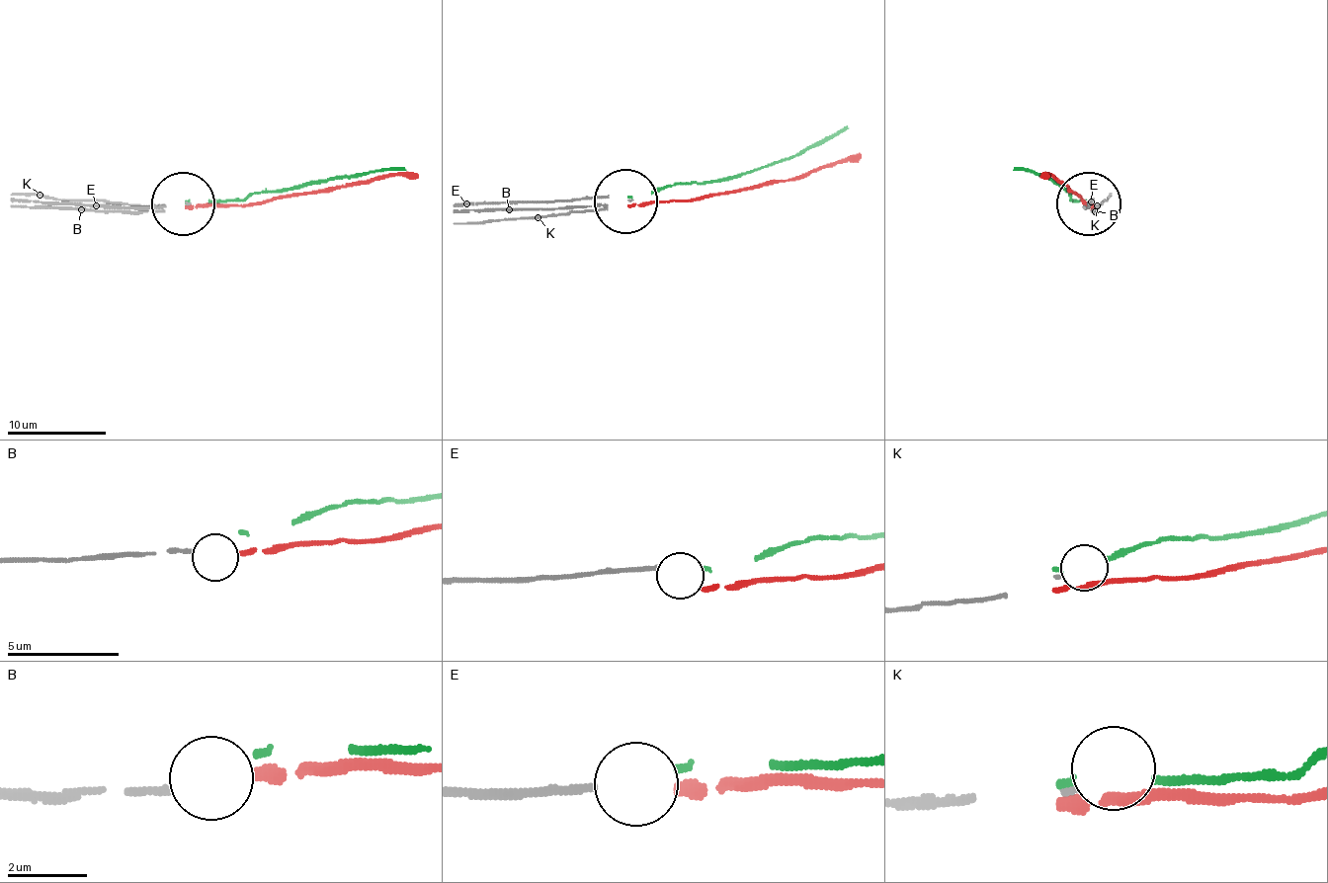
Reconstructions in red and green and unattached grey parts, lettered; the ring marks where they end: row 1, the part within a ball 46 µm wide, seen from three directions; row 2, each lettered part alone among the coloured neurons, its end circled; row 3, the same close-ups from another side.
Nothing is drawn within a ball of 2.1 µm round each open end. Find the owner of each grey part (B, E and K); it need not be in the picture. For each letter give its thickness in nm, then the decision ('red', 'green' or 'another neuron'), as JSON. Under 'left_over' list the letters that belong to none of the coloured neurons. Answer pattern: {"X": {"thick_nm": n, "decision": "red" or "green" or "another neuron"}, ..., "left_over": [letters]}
{"B": {"thick_nm": 180, "decision": "red"}, "E": {"thick_nm": 200, "decision": "green"}, "K": {"thick_nm": 130, "decision": "another neuron"}, "left_over": ["K"]}

